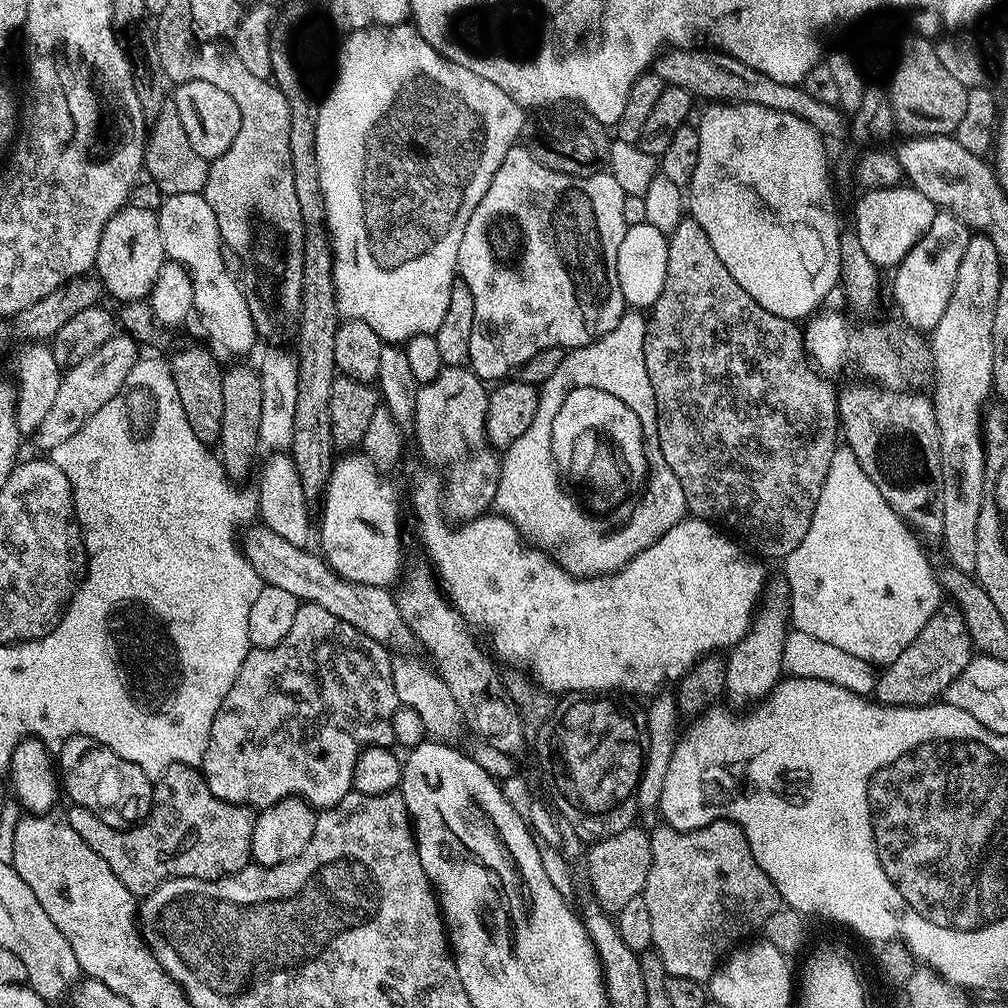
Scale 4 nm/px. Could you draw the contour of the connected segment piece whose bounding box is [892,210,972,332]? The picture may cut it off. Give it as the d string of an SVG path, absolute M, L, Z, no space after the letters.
M937 211L926 234L911 248L903 262L896 266L892 292L907 327L919 332L930 332L936 328L949 304L954 282L957 281L959 263L969 246L971 235L971 229L956 215Z

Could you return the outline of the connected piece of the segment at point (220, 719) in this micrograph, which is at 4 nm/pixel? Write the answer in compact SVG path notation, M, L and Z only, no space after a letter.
M301 603L298 614L294 614L294 626L290 626L290 634L278 642L273 648L252 648L238 670L238 678L234 678L234 686L230 686L230 694L222 702L214 722L210 726L210 738L206 746L206 754L202 771L206 786L210 786L210 794L214 798L222 798L222 802L231 804L246 804L253 810L263 810L277 804L279 800L299 798L305 804L311 804L313 809L323 810L333 808L343 796L353 791L354 762L362 755L365 748L387 748L396 736L396 728L392 719L396 716L396 708L401 707L398 694L394 690L392 677L393 657L388 656L389 649L362 634L350 622L342 622L342 618L334 618L330 610L322 610L317 604Z

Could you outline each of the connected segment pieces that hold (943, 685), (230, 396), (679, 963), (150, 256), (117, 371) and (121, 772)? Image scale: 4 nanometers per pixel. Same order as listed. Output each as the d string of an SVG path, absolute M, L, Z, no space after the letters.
M941 606L926 622L926 626L922 626L922 630L918 630L918 638L914 638L914 642L910 642L910 646L906 646L906 650L902 650L902 654L898 654L898 658L894 658L894 662L887 665L877 675L874 699L877 704L906 708L921 708L924 704L939 701L950 686L950 682L954 682L954 678L958 678L958 674L962 674L962 670L966 670L966 666L973 658L972 639L966 628L964 615L955 606L949 606L949 608Z
M232 364L223 369L222 378L222 430L218 441L218 455L230 479L244 482L252 463L256 460L256 448L261 447L262 398L264 381L261 373L248 364Z
M716 820L693 832L659 827L650 832L652 861L642 893L653 927L651 947L669 976L707 982L737 945L747 941L755 928L756 931L763 929L766 918L780 909L782 901L774 882L770 882L762 866L758 866L746 834L733 820Z
M125 206L113 214L102 230L102 242L98 242L98 254L94 265L103 291L117 302L143 300L151 294L158 278L158 270L166 263L162 237L159 234L159 218L151 208Z
M117 334L110 337L102 346L98 346L98 350L90 354L90 358L78 362L78 366L67 369L61 375L58 395L54 397L42 426L38 426L34 434L34 441L36 440L37 446L44 451L41 453L51 453L53 448L66 442L66 438L78 434L78 430L82 430L86 421L94 418L94 414L98 414L98 410L102 410L102 406L106 406L110 398L119 394L126 382L126 374L130 374L136 361L141 359L140 351L141 345L135 338L127 334Z
M71 736L59 745L58 752L58 776L62 781L62 792L65 797L69 796L72 804L90 810L106 826L121 830L133 827L148 817L148 812L152 808L154 784L134 762L126 762L126 758L114 754L114 750L89 740L87 736Z

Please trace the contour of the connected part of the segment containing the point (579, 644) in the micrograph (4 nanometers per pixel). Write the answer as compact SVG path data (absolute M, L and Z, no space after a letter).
M427 471L417 478L416 485L412 488L412 508L416 511L417 522L420 523L420 540L424 543L424 552L432 559L430 564L438 577L439 587L452 608L460 613L463 623L471 626L477 633L485 632L488 635L488 640L492 643L491 655L497 661L510 660L529 668L536 675L537 682L548 692L604 694L607 693L604 692L607 688L617 688L620 692L633 692L636 696L652 698L663 689L660 688L663 684L679 682L699 660L735 647L752 627L753 617L766 591L764 579L767 578L768 572L751 551L741 547L731 535L725 534L717 525L695 518L679 520L677 524L670 526L670 530L666 530L666 534L662 534L662 538L658 538L658 542L654 542L654 546L646 546L642 554L626 562L626 566L622 566L616 572L610 572L606 576L572 576L549 553L529 544L505 516L485 514L450 526L442 507L442 481L435 471Z

